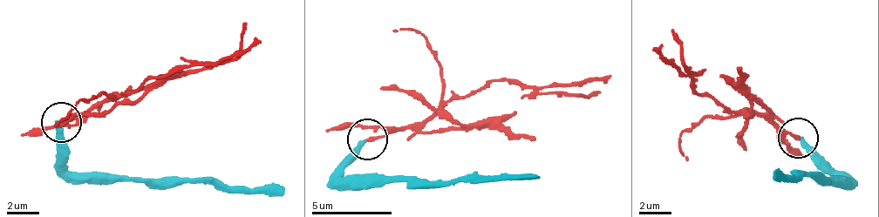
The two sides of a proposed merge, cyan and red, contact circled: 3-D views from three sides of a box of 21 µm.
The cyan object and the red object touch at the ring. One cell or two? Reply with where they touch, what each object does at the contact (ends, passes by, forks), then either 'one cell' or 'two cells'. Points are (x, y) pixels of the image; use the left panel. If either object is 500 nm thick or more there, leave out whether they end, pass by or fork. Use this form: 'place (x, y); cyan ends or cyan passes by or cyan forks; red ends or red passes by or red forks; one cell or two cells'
place (61, 122); cyan ends; red ends; two cells

